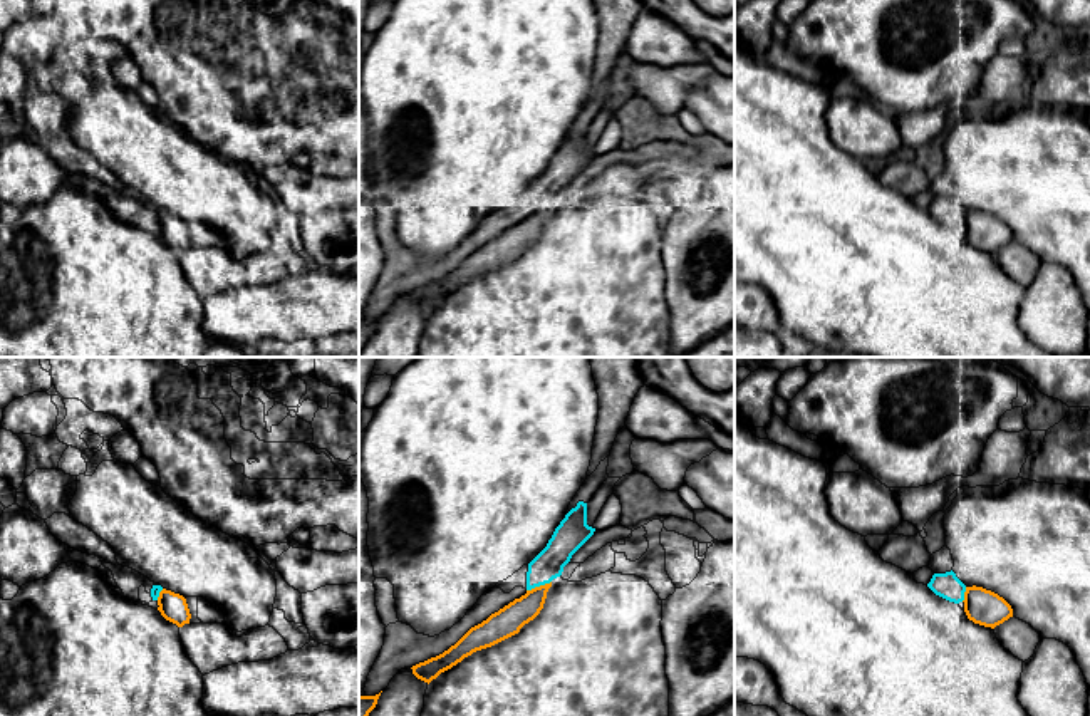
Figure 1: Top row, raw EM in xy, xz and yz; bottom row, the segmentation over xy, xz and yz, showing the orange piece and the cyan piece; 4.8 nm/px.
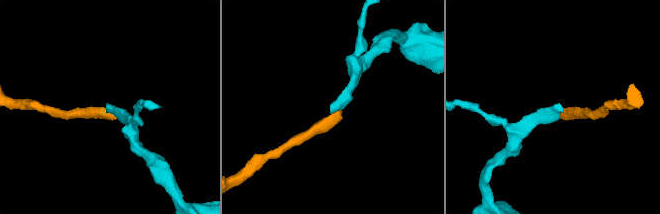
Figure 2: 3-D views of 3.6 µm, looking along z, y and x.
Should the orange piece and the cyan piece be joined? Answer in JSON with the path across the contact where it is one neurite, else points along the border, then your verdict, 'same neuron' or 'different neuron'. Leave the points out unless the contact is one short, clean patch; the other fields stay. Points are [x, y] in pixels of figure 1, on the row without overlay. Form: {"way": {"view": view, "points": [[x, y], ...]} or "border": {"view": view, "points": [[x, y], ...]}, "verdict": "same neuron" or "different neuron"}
{"verdict": "different neuron"}

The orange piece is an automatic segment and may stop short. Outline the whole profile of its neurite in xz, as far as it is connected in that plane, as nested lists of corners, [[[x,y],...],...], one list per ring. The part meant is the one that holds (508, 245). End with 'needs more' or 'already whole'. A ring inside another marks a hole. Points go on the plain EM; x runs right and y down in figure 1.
[[[552,206],[527,215],[525,220],[491,238],[481,248],[471,252],[454,270],[451,270],[443,278],[413,290],[413,298],[429,309],[441,297],[451,293],[473,277],[491,272],[518,258],[525,248],[540,238],[550,211]]] | already whole

